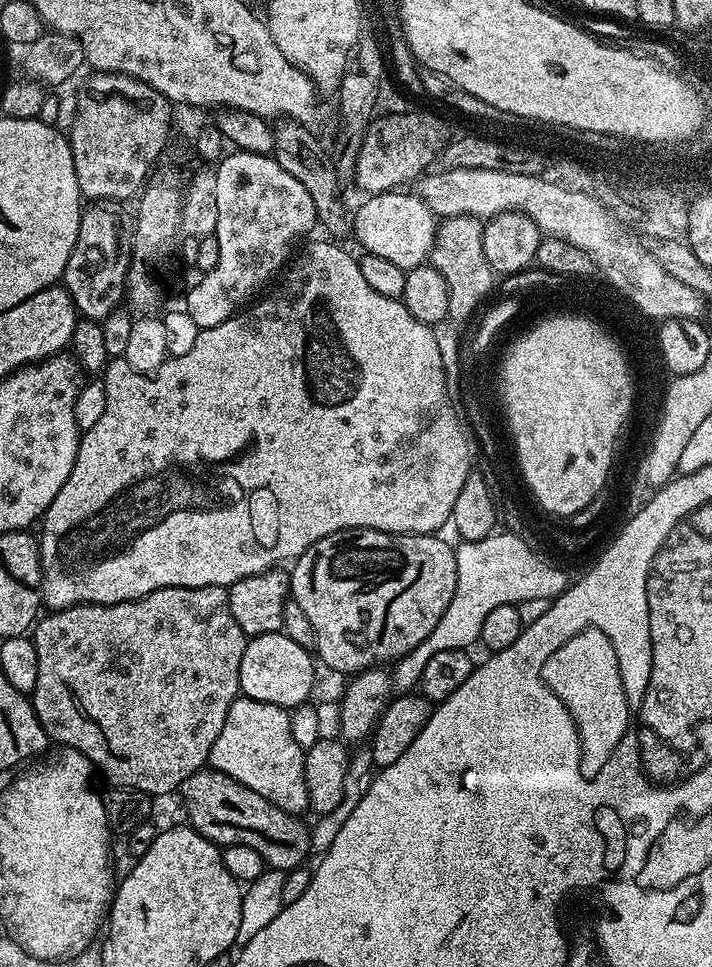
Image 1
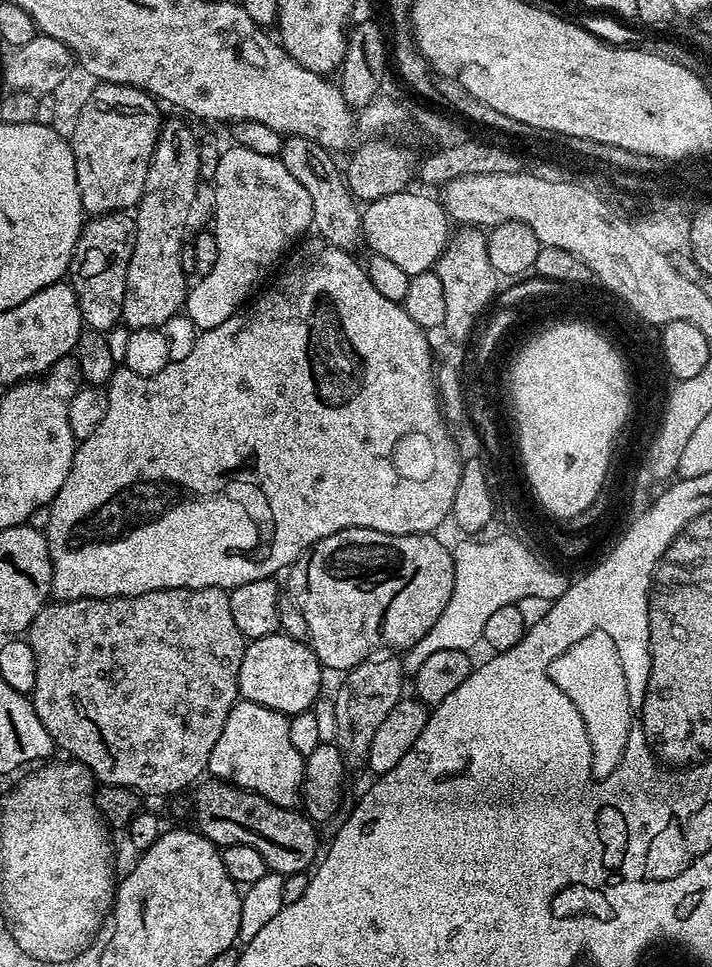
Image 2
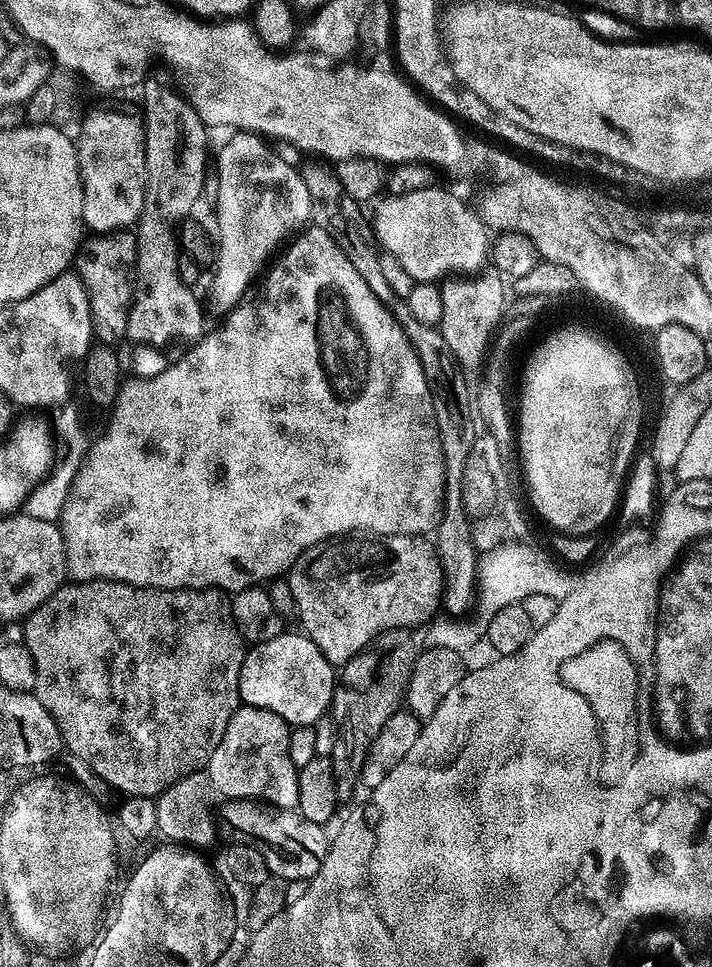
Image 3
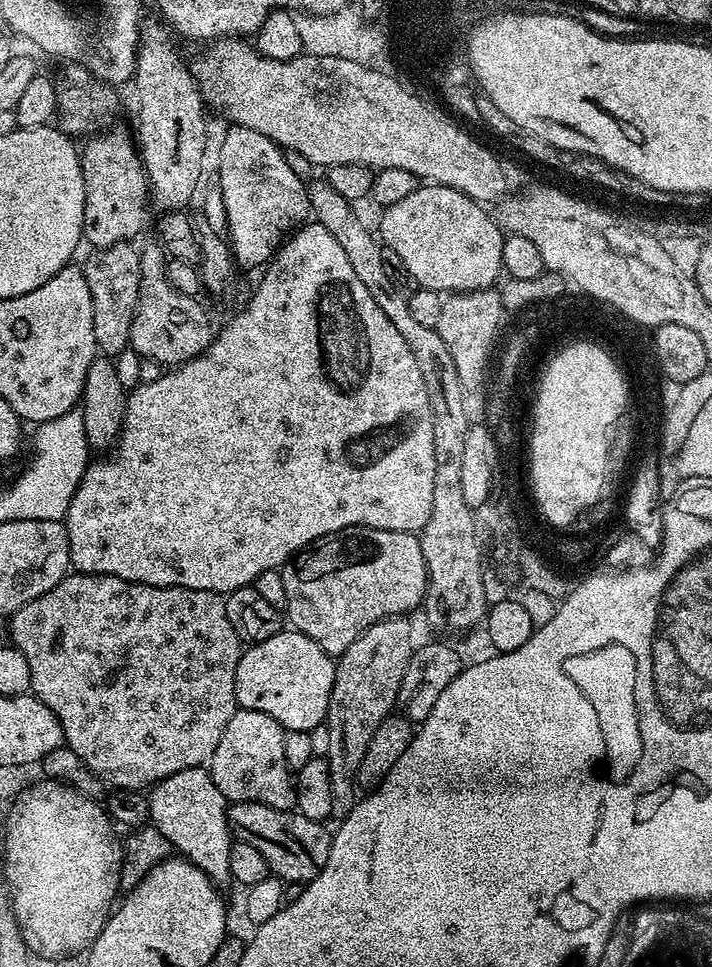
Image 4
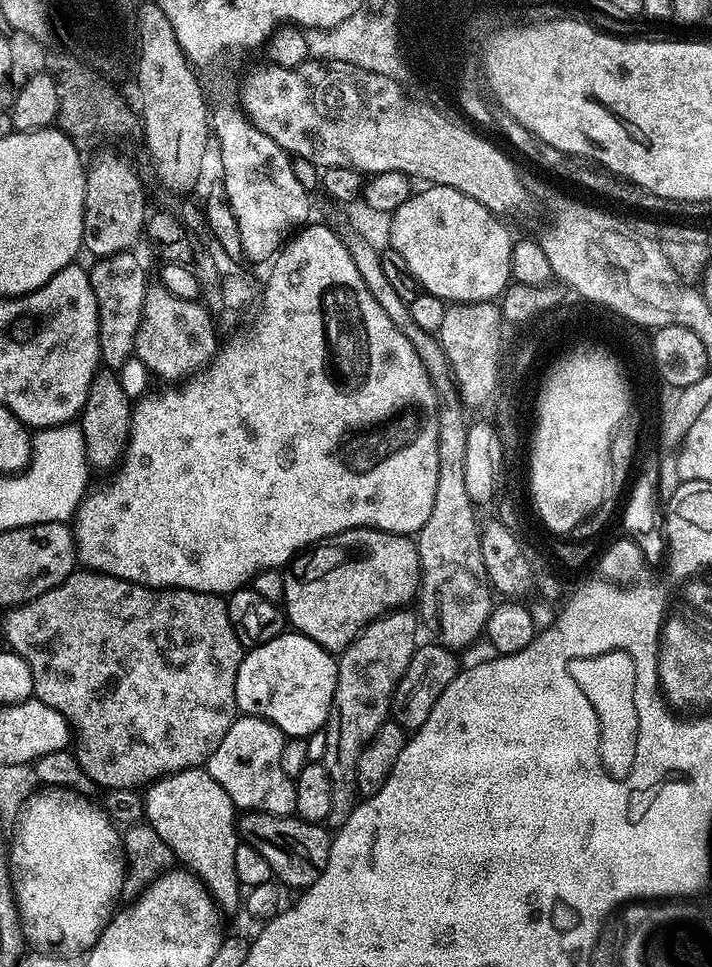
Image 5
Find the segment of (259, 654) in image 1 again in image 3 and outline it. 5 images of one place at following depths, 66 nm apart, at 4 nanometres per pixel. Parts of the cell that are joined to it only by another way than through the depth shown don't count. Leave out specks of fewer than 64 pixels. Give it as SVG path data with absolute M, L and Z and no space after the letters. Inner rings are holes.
M285 630L245 651L240 671L240 698L247 707L278 714L289 726L316 726L332 707L332 693L337 685L334 665L310 637L296 632Z

